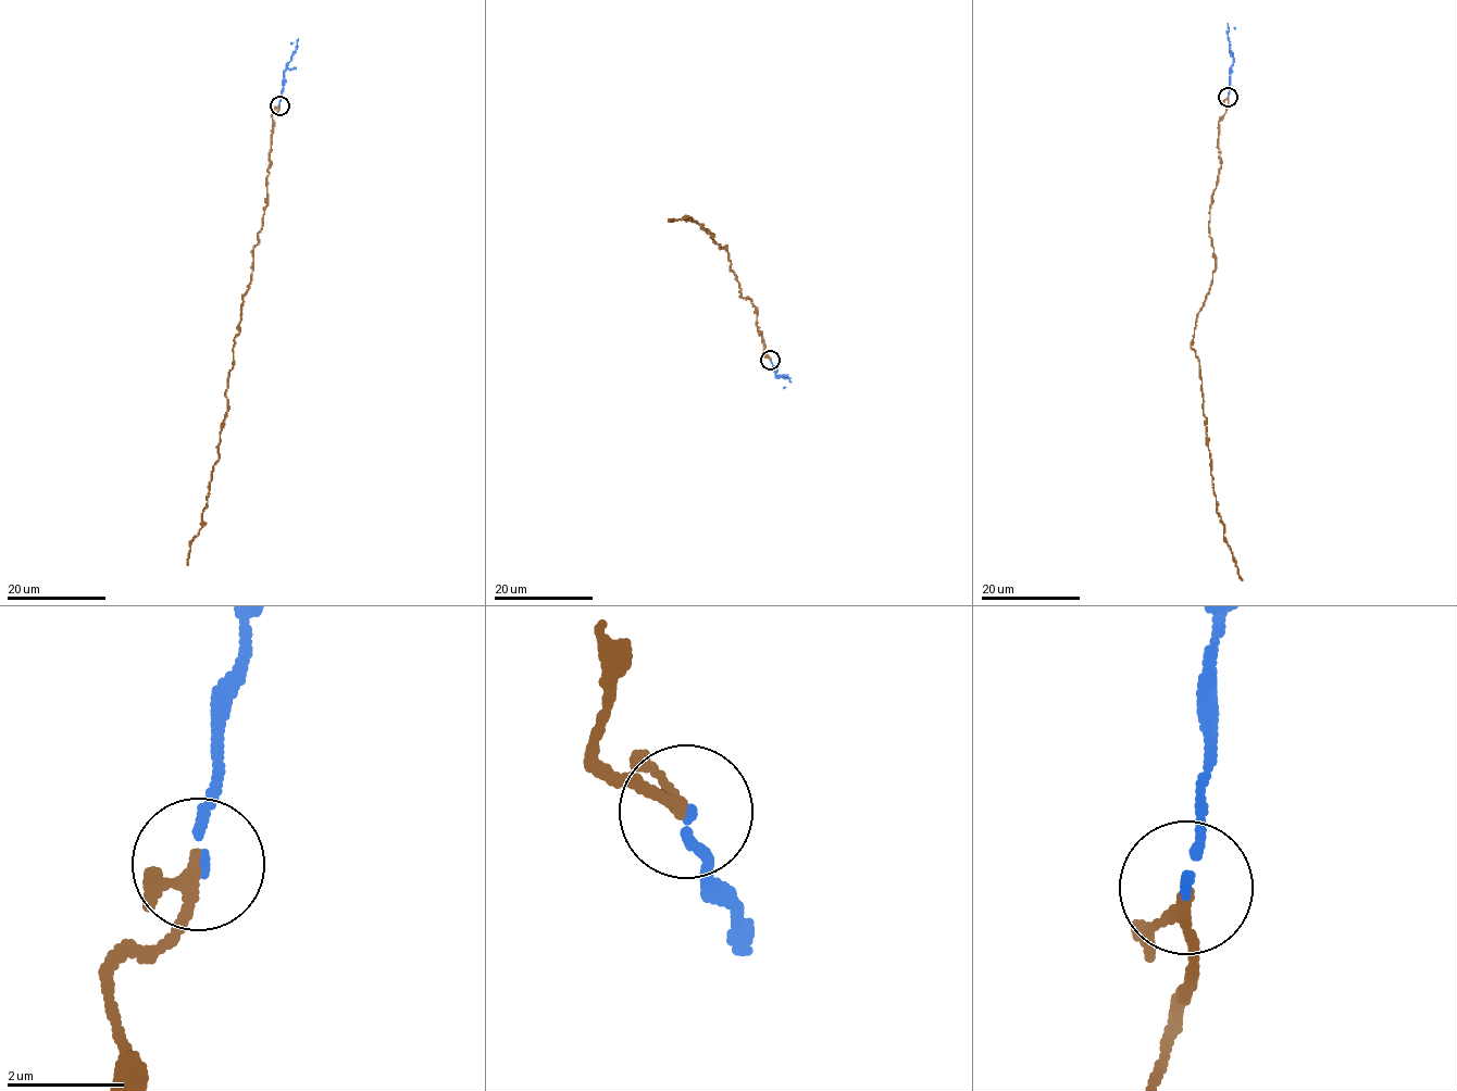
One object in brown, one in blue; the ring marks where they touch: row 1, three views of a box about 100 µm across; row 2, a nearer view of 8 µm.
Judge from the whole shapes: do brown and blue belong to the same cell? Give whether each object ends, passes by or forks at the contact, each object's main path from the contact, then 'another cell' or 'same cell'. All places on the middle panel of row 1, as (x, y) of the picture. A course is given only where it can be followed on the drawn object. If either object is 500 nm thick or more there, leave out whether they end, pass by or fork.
brown passes by; blue ends there; brown runs (771, 360), (763, 354), (755, 306), (742, 297), (727, 245), (720, 249), (712, 233), (690, 217), (668, 222); blue runs (771, 360), (775, 376), (788, 378), (789, 381), (783, 388); same cell

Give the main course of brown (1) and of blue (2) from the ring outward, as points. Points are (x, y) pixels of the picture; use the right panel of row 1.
1: (1228, 96), (1218, 122), (1221, 168), (1209, 208), (1215, 268), (1191, 346), (1199, 362), (1217, 514), (1242, 580)
2: (1228, 96), (1233, 59), (1228, 36), (1229, 27), (1235, 29)

